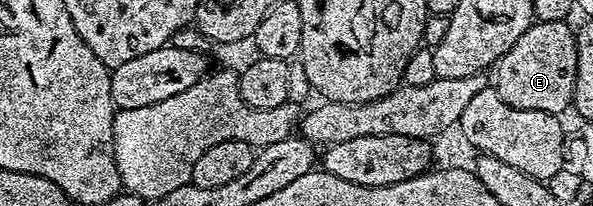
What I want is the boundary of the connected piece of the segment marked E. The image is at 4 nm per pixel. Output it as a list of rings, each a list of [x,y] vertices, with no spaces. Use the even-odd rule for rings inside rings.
[[[570,22],[539,23],[531,26],[490,68],[490,86],[510,107],[563,113],[572,106],[577,77],[577,45]]]

